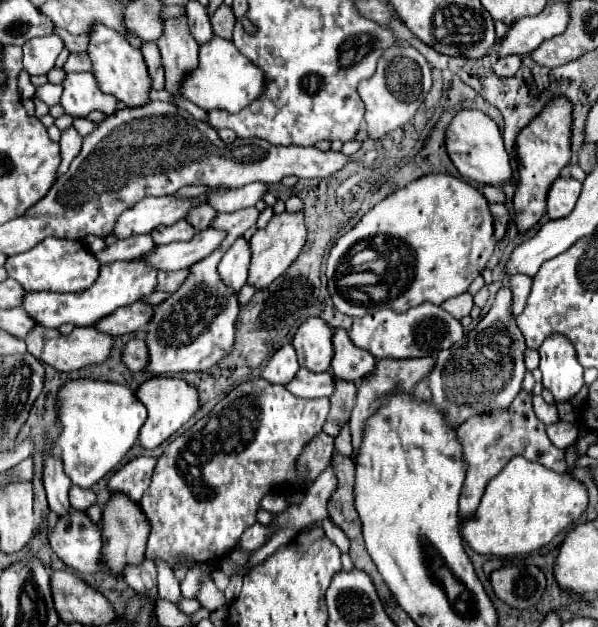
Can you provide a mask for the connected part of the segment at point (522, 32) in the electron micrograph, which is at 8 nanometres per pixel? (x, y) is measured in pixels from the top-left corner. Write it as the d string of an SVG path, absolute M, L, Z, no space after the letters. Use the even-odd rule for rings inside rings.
M549 2L541 14L521 18L513 26L509 26L505 38L499 42L497 56L507 54L525 56L533 52L543 40L549 40L565 32L567 22L569 22L567 2Z

